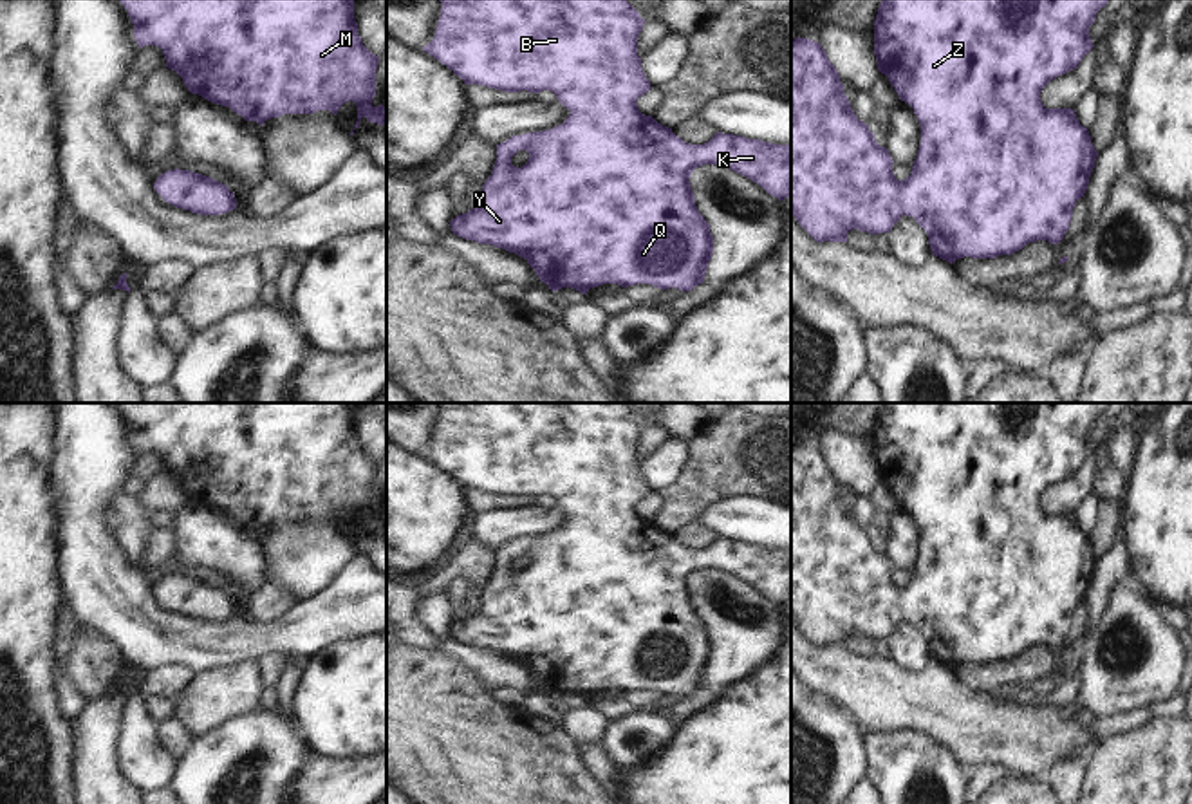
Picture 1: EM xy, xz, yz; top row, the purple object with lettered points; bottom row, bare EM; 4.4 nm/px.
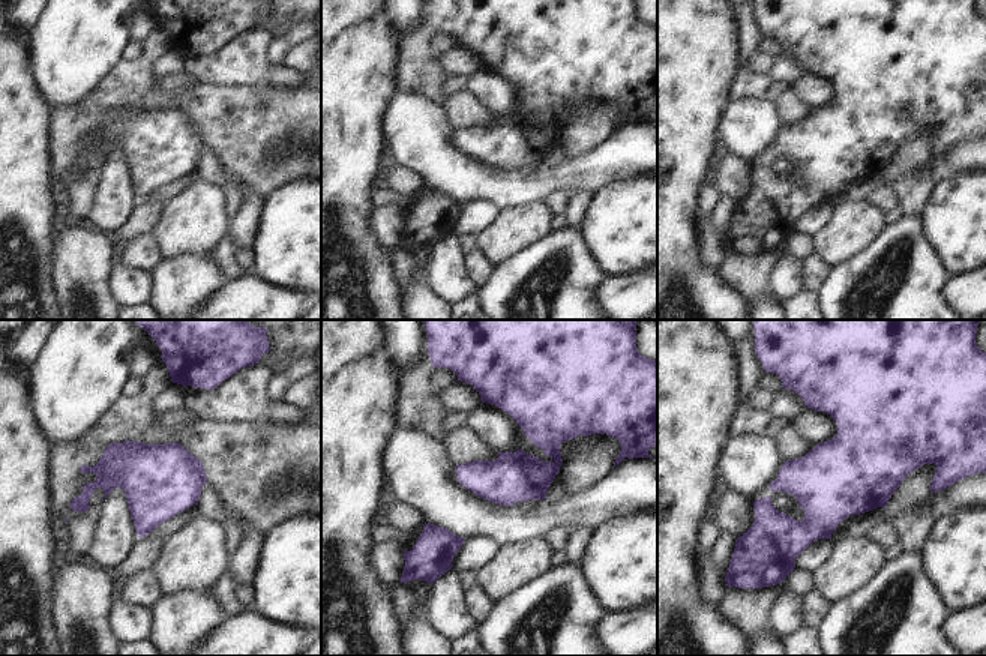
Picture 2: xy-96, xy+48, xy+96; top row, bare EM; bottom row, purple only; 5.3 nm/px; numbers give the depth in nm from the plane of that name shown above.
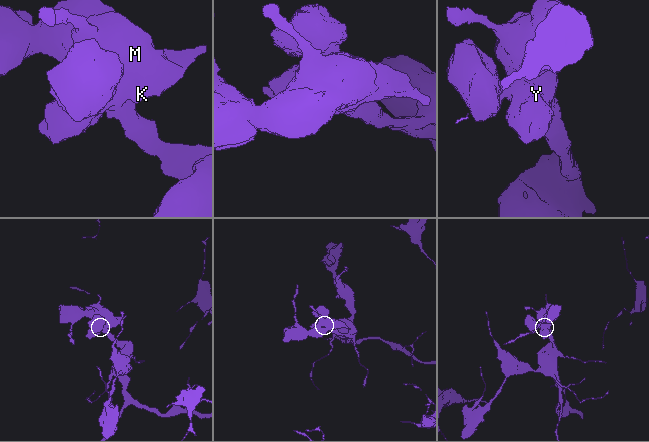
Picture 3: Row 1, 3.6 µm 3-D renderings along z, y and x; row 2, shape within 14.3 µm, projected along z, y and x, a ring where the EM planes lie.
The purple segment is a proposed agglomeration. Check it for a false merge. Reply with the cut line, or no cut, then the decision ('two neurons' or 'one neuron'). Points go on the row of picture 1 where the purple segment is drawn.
no cut; one neuron

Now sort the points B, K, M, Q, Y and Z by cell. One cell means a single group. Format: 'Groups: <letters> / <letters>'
Groups: B K M Q Y Z

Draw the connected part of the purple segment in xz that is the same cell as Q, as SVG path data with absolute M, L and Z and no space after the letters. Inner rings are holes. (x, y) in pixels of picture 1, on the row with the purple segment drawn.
M441 0L441 4L442 7L435 36L428 45L423 47L424 52L446 65L466 85L475 83L504 92L527 90L538 94L542 90L551 90L556 94L558 101L571 112L562 125L551 130L513 136L508 141L497 145L497 161L491 175L482 184L480 202L473 210L457 215L450 222L452 231L457 237L475 240L479 244L491 244L526 258L538 275L540 282L547 284L551 291L571 287L580 291L582 294L587 294L591 287L598 287L603 284L618 284L621 287L650 284L663 291L675 287L684 293L703 284L708 262L713 253L713 237L710 233L710 224L704 220L695 206L695 197L688 181L692 172L703 164L722 164L740 175L746 175L778 201L784 201L791 195L791 145L773 145L760 139L748 139L742 136L722 132L717 132L704 145L690 145L677 137L672 128L663 126L652 116L645 116L639 112L636 101L652 89L641 69L641 58L638 56L638 36L645 25L645 20L627 0ZM518 150L526 150L529 154L527 163L520 168L511 164L511 157Z

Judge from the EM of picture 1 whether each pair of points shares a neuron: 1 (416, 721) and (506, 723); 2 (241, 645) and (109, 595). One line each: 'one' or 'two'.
1: one
2: one

